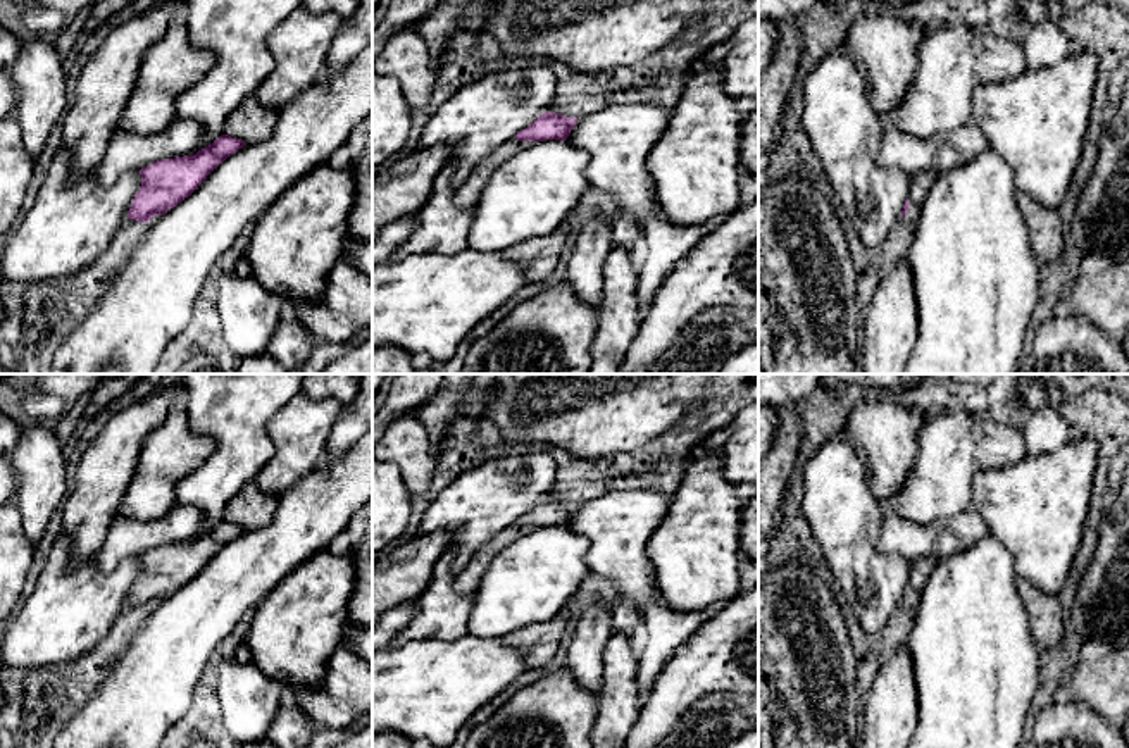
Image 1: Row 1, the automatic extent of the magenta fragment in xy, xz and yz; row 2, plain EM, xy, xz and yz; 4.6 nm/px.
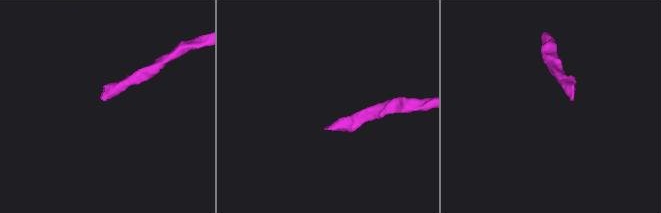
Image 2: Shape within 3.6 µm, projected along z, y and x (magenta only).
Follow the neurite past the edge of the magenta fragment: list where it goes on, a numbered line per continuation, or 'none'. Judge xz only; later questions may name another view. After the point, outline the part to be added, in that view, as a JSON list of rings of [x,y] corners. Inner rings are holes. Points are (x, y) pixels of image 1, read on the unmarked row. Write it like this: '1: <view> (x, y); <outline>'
1: xz (467, 579); [[[508,526],[488,543],[484,543],[469,562],[457,572],[455,591],[458,595],[474,595],[491,560],[510,543],[529,534],[533,527]]]

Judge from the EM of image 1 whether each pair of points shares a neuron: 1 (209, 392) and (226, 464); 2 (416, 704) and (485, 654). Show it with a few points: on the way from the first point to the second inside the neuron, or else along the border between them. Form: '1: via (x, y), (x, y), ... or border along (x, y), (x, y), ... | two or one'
1: via (226, 409), (226, 447) | one
2: via (433, 686), (459, 678), (467, 671) | one

